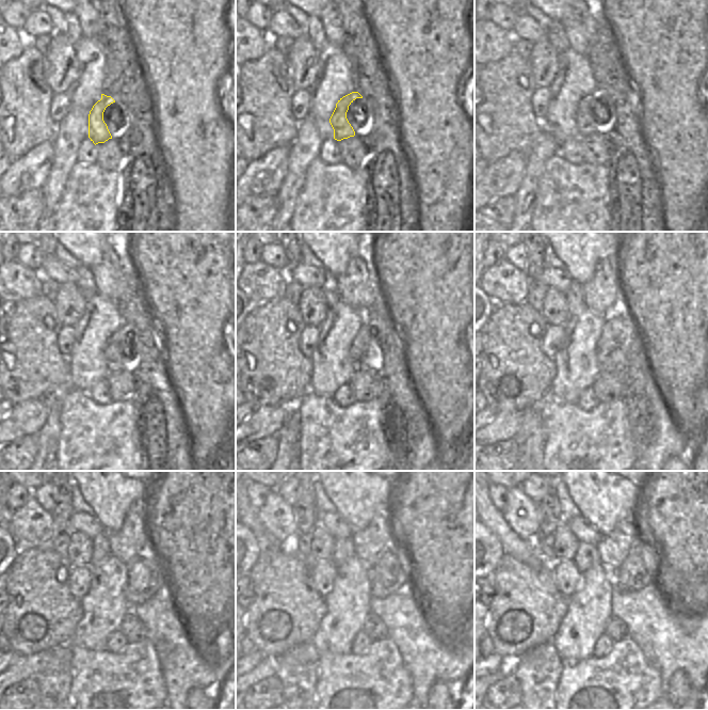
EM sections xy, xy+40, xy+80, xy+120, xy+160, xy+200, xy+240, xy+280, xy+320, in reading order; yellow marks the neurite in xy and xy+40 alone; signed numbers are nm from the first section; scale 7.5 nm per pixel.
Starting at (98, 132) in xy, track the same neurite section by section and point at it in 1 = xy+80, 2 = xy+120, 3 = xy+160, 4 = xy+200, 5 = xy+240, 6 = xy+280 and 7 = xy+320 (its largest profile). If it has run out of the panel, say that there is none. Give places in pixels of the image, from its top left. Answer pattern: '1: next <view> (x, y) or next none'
1: next xy+80 (585, 124)
2: next xy+120 (113, 350)
3: next xy+160 (367, 341)
4: next xy+200 (611, 342)
5: next xy+240 (137, 582)
6: next xy+280 (403, 576)
7: next xy+320 (646, 571)

